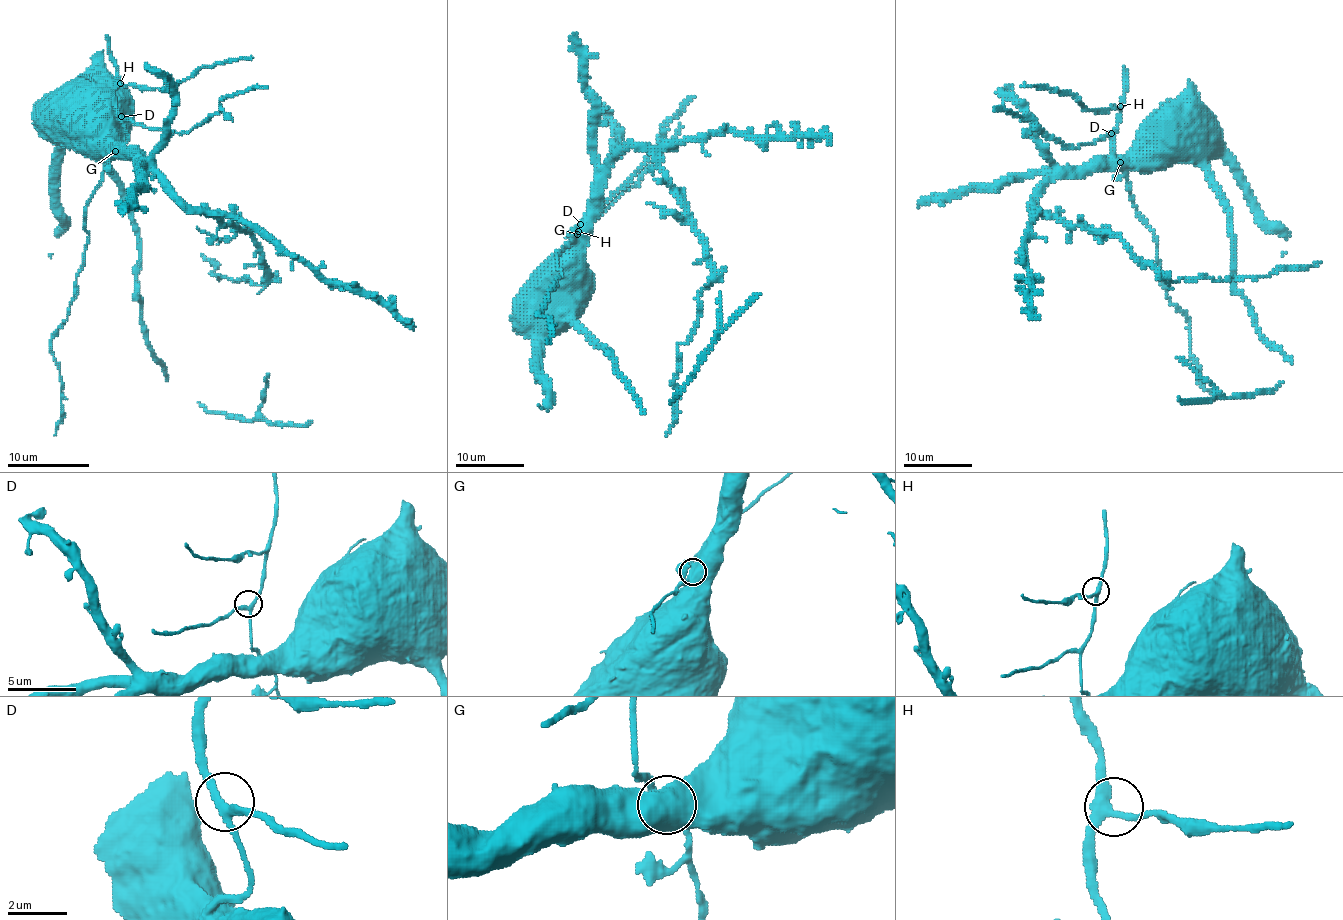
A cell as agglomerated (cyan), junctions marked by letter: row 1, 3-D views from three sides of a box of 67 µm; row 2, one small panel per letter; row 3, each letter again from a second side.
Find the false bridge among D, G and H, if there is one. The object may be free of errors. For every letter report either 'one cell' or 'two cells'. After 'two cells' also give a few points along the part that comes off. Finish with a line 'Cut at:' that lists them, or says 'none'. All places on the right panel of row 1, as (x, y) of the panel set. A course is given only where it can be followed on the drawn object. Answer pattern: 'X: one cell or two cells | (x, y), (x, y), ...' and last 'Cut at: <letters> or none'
D: one cell
G: two cells
H: one cell
Cut at: G

